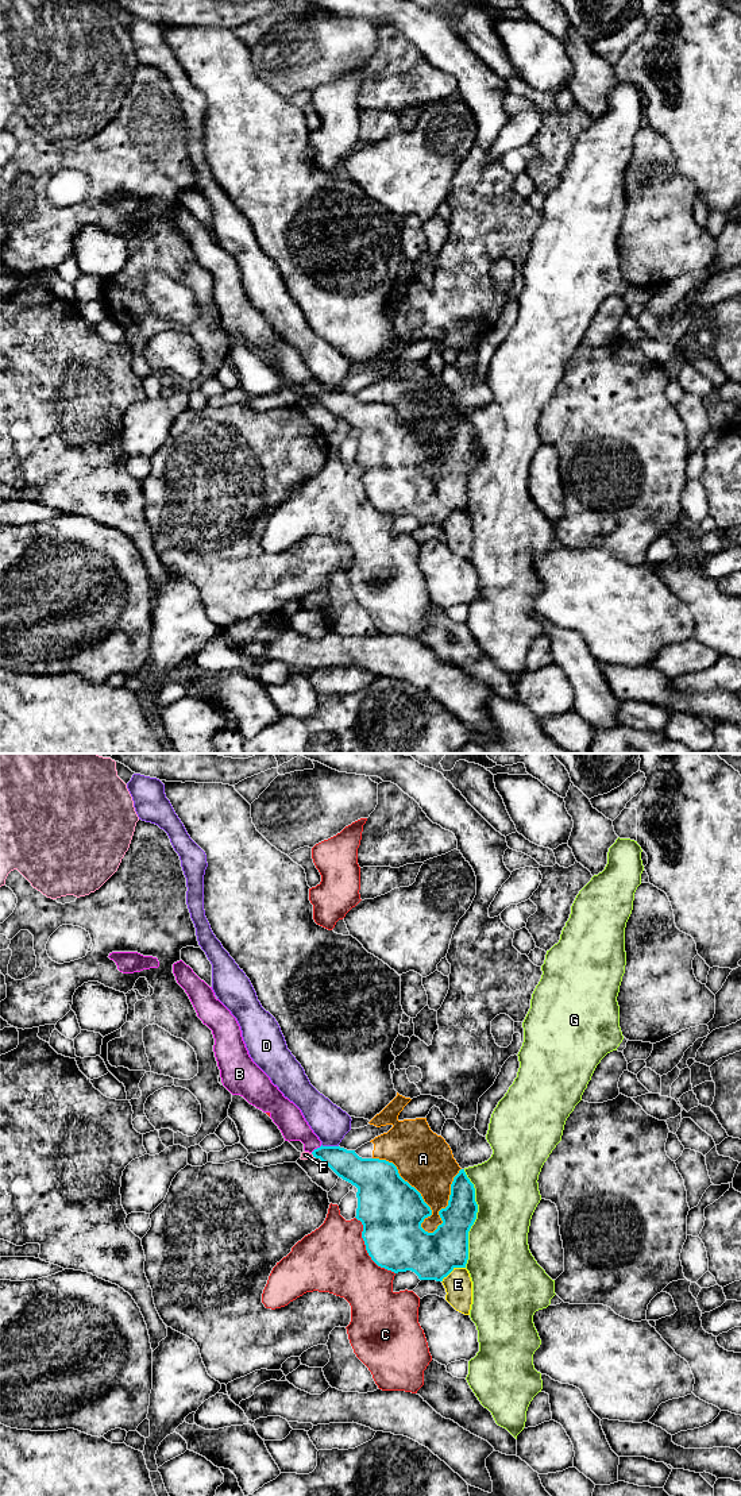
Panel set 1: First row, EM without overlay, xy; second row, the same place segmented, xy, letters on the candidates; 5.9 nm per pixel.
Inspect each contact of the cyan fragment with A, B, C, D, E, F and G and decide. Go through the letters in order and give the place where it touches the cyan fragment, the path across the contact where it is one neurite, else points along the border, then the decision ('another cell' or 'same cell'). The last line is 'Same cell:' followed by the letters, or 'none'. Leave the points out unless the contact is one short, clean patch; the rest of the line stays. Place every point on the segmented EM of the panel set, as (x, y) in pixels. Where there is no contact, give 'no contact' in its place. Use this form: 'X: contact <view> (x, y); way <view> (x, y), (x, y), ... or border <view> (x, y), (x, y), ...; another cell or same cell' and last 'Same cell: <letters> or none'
A: contact xy (417, 1191); another cell
B: contact xy (317, 1148); way xy (346, 1164), (317, 1148), (289, 1118); same cell
C: contact xy (366, 1249); another cell
D: contact xy (330, 1146); another cell
E: contact xy (452, 1269); another cell
F: contact xy (313, 1156); another cell
G: contact xy (475, 1218); another cell
Same cell: B

